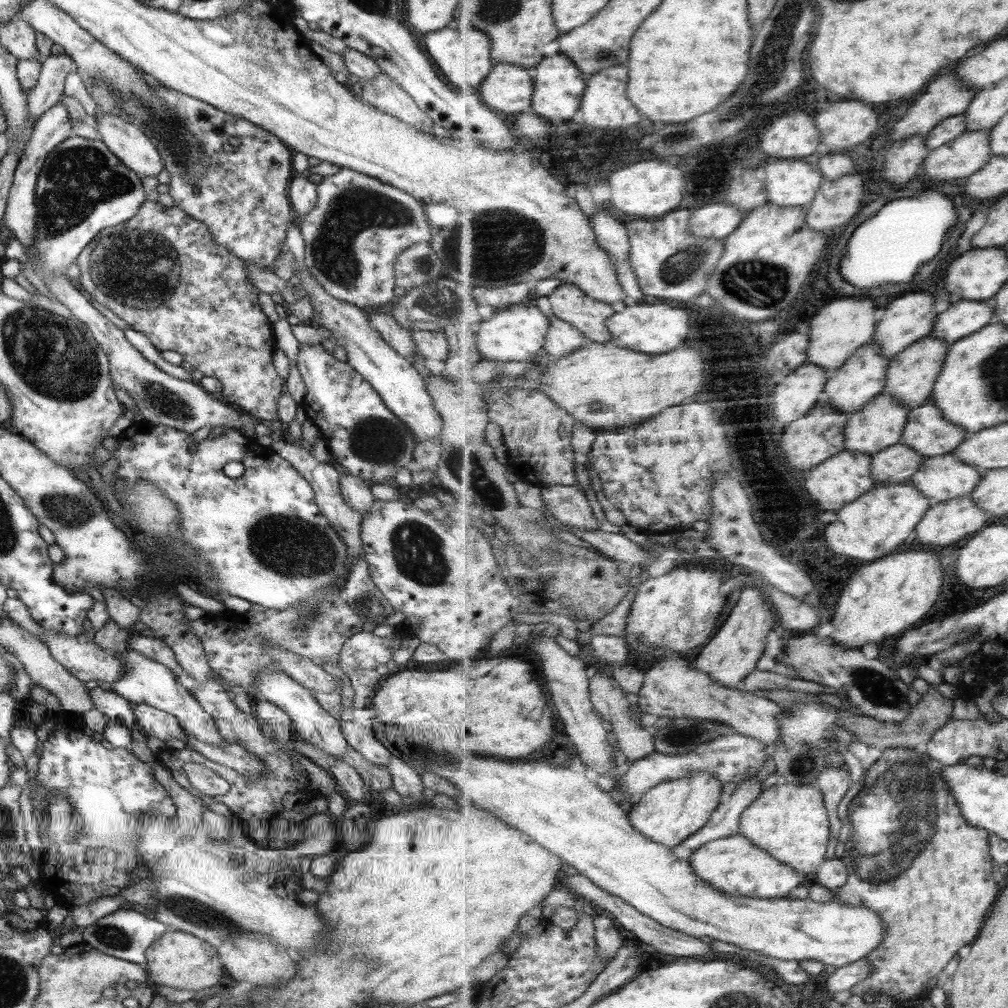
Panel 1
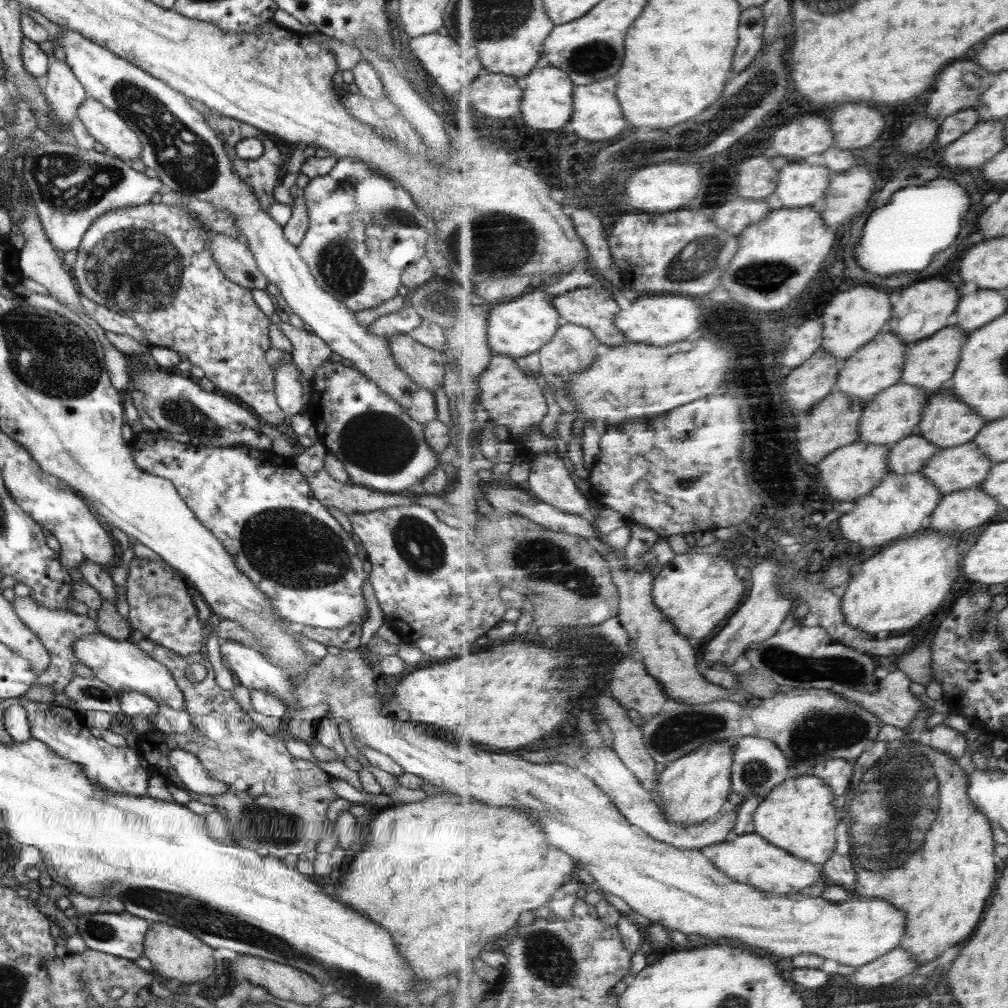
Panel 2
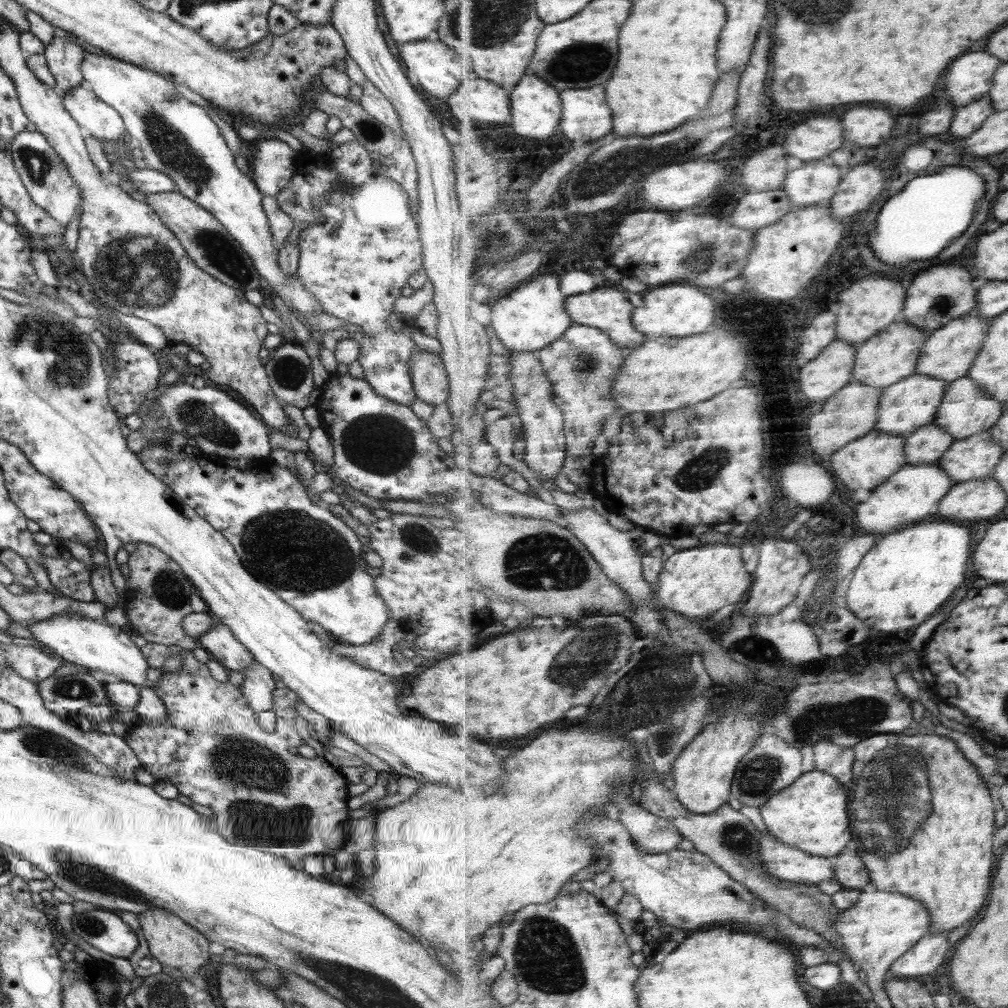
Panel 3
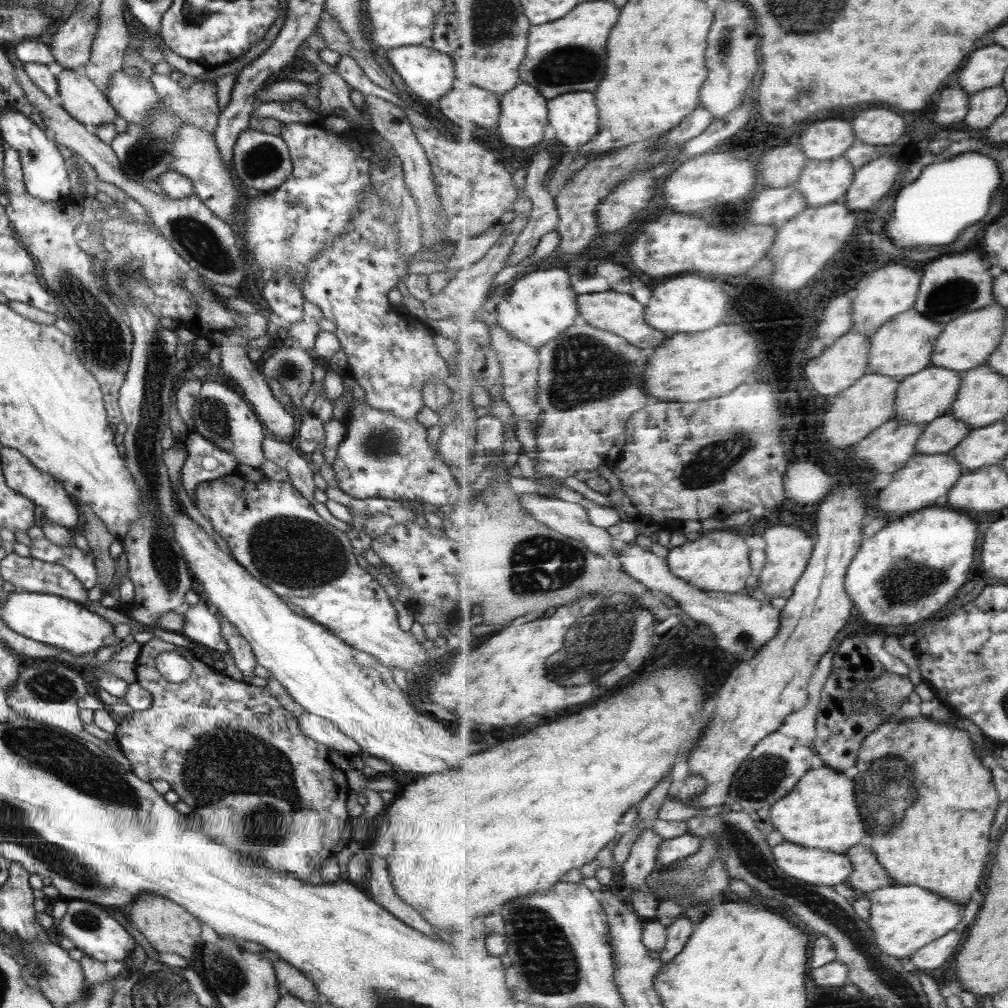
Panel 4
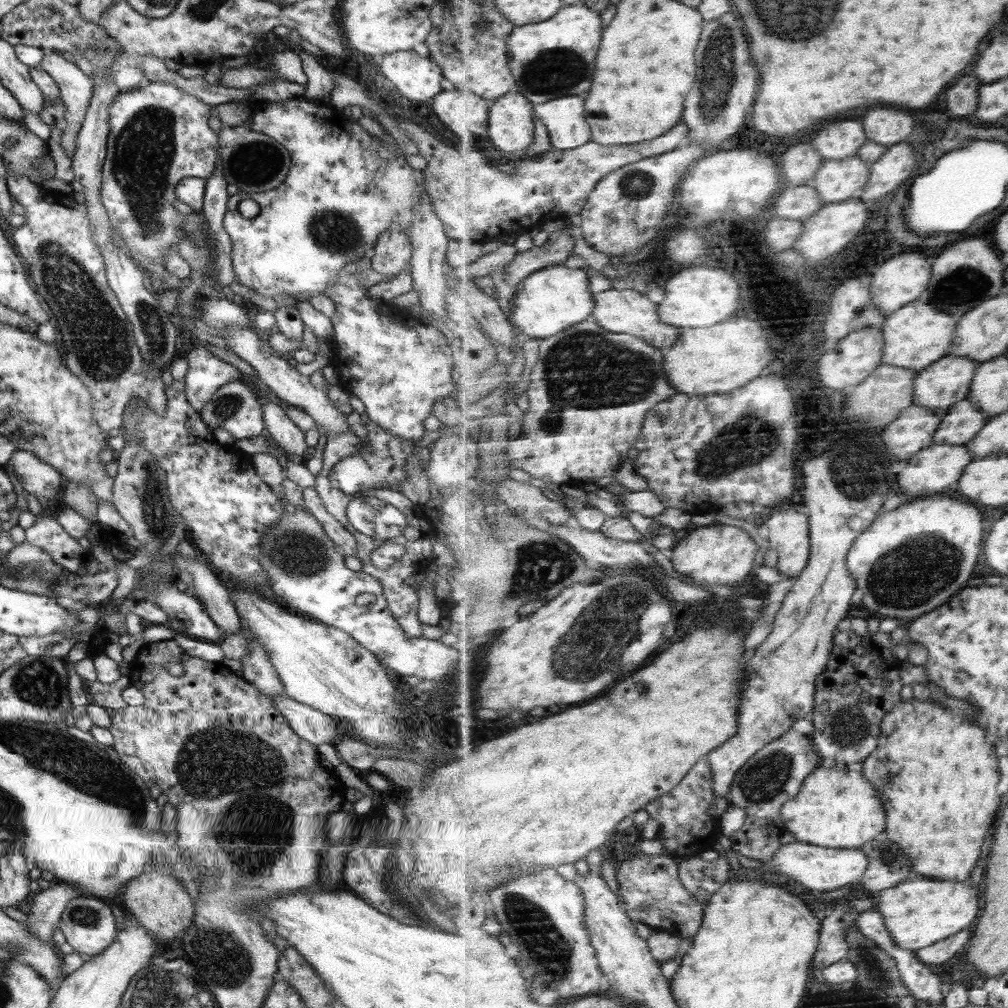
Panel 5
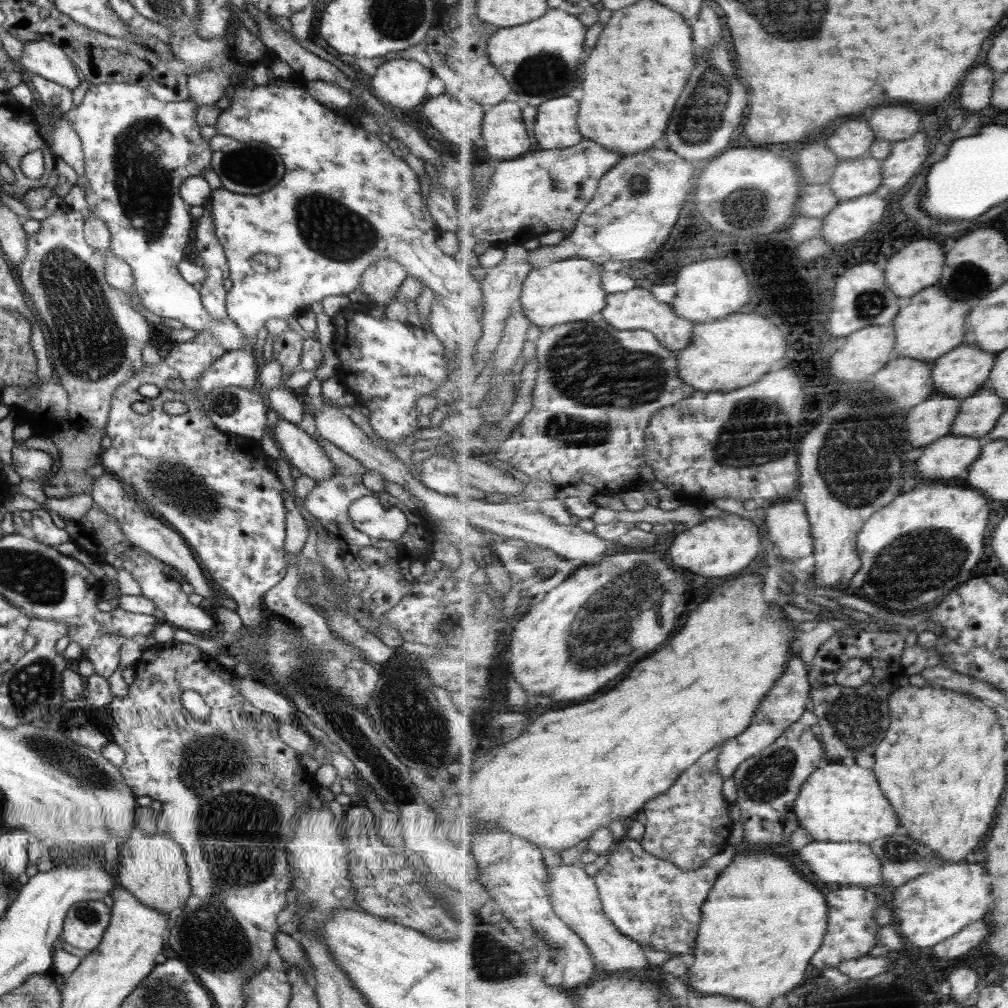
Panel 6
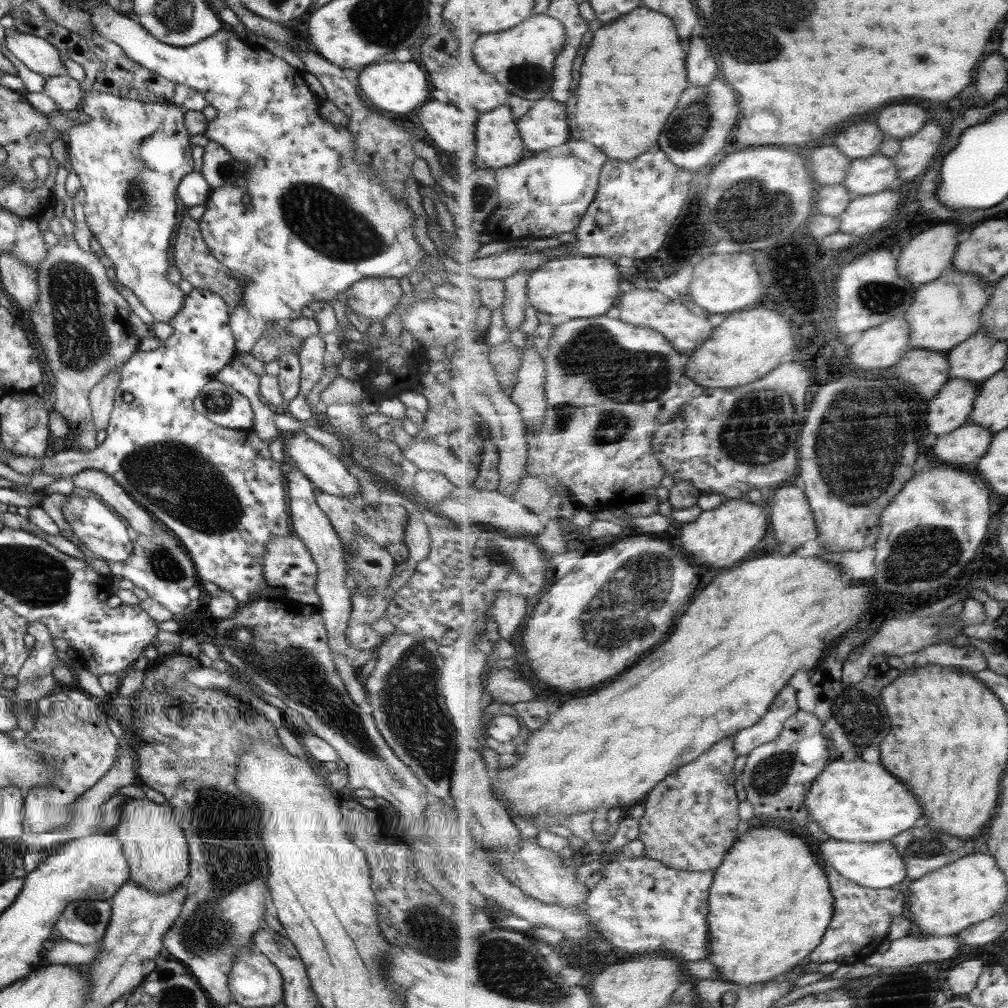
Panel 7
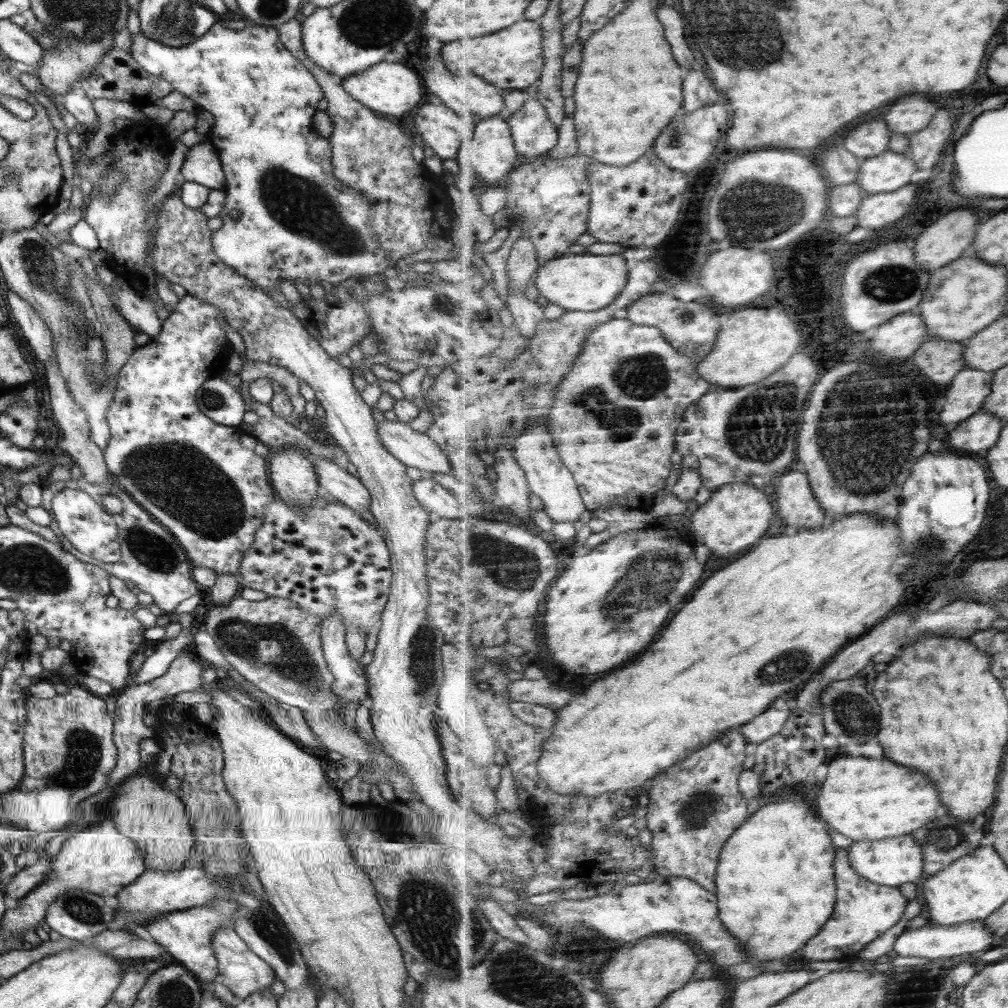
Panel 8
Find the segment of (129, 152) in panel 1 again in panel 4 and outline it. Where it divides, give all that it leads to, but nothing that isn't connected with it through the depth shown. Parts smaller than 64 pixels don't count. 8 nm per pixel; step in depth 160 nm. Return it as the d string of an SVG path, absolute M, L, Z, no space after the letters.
M85 67L77 69L55 68L55 73L58 81L58 94L61 98L60 105L72 118L90 128L115 122L117 117L115 108L109 103L103 92L100 92L99 87L89 79L85 73Z

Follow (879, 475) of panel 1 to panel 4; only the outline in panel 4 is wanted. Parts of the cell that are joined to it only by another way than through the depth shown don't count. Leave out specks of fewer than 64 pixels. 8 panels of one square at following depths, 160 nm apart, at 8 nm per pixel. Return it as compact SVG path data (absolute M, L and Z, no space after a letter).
M951 413L936 419L925 427L919 442L919 453L950 453L971 434L972 428L966 421Z

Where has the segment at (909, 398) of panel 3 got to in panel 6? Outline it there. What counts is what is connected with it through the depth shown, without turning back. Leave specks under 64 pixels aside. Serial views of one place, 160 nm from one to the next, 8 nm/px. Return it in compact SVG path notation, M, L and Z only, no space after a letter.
M964 342L935 363L935 392L961 401L976 395L988 385L998 354Z

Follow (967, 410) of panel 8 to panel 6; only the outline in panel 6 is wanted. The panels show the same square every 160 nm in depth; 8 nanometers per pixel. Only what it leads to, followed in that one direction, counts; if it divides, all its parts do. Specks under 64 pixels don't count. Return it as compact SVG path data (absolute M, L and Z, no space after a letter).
M936 394L927 402L920 403L912 408L906 419L908 426L906 434L910 434L912 446L914 448L925 448L938 439L942 439L943 436L950 435L953 432L956 419L959 418L961 408L963 408L963 401L956 397L950 397L948 394Z

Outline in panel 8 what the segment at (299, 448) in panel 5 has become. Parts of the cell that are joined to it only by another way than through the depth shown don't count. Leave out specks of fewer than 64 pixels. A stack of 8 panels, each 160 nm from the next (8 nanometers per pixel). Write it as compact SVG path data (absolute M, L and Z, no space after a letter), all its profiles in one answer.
M316 458L314 470L323 492L356 512L370 510L371 494L359 478L350 475L347 470L324 458Z

